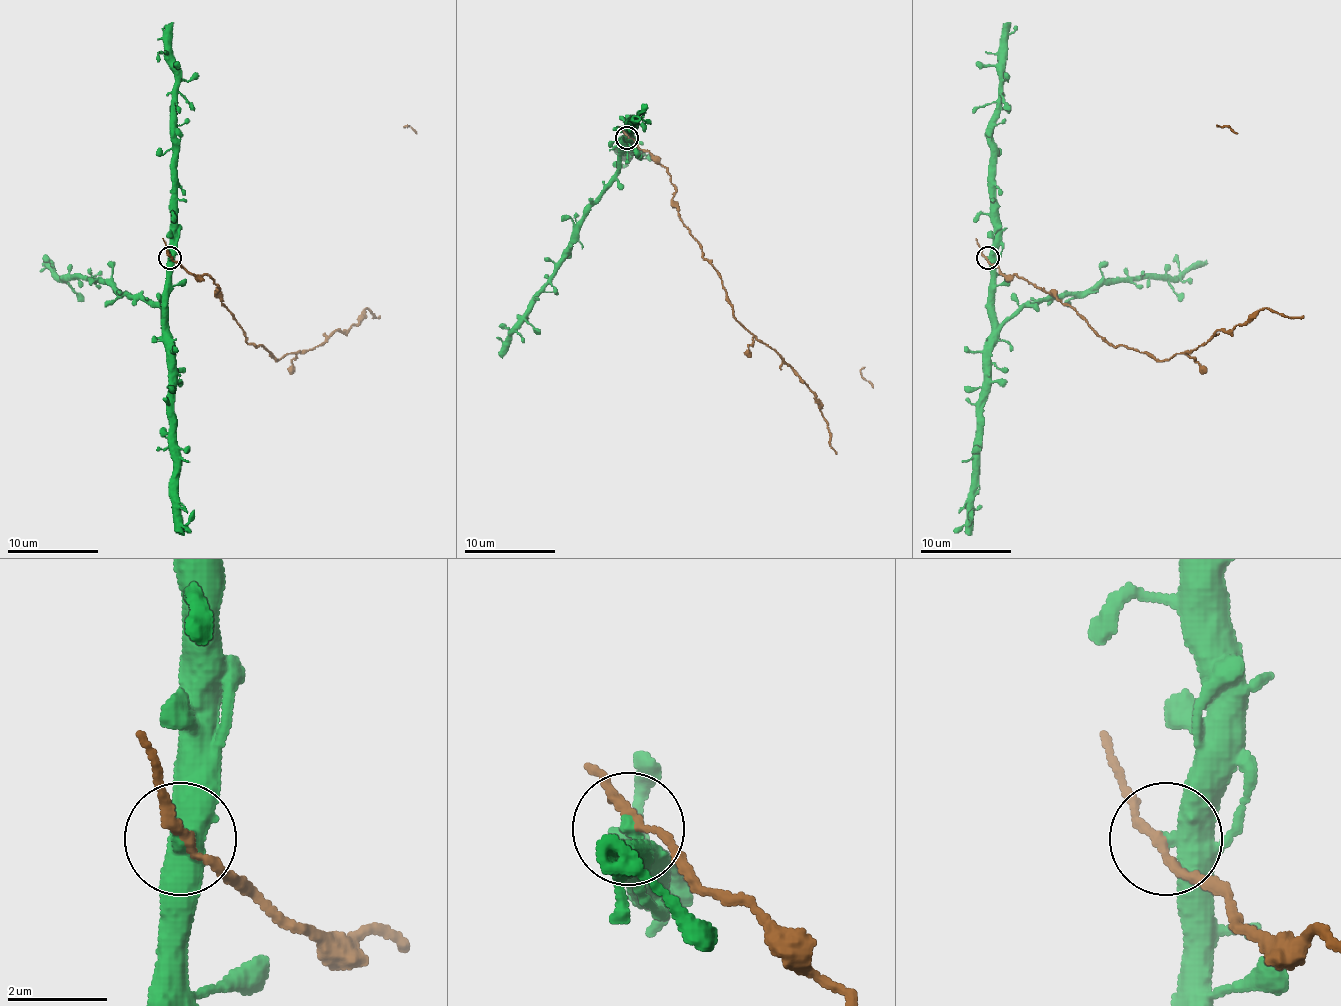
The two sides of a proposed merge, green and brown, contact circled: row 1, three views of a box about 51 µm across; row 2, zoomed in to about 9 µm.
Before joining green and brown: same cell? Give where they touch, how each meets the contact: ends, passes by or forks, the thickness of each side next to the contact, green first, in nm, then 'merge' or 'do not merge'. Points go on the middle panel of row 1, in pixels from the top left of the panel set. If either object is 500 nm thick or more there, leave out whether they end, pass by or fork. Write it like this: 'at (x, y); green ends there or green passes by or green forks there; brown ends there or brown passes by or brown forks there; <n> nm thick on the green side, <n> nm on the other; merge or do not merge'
at (626, 138); green passes by; brown passes by; 440 nm thick on the green side, 160 nm on the other; do not merge

